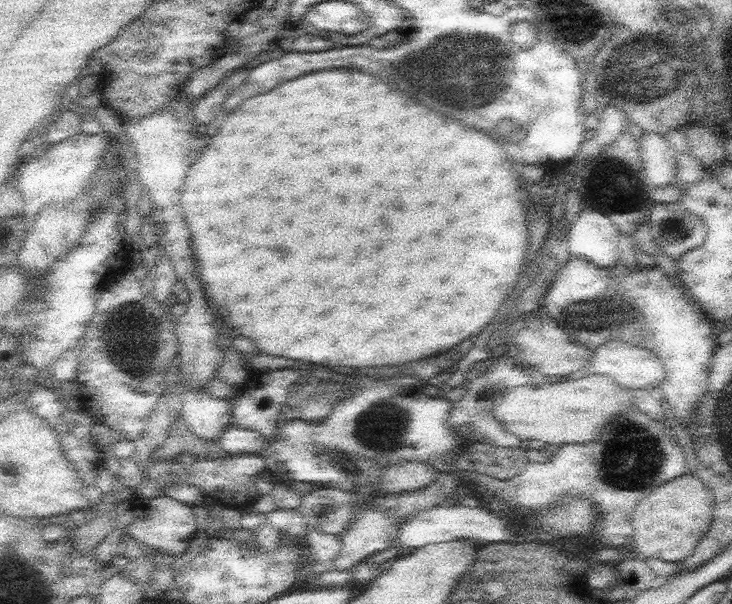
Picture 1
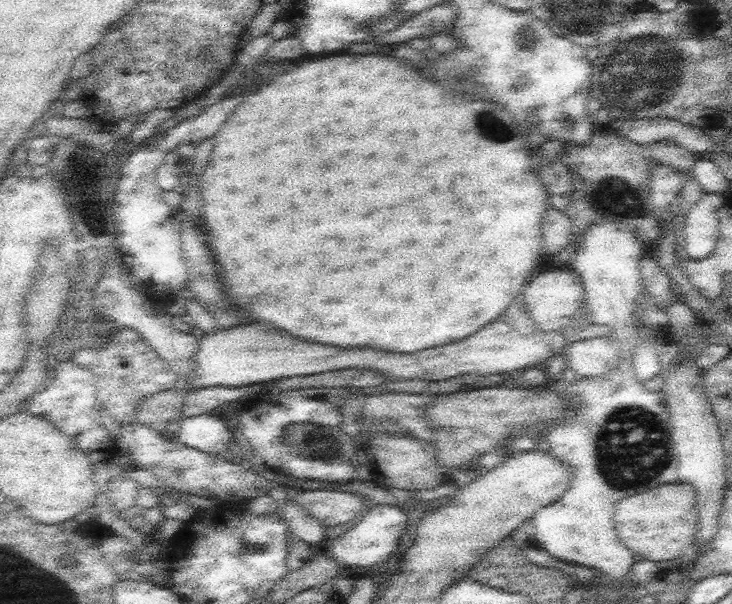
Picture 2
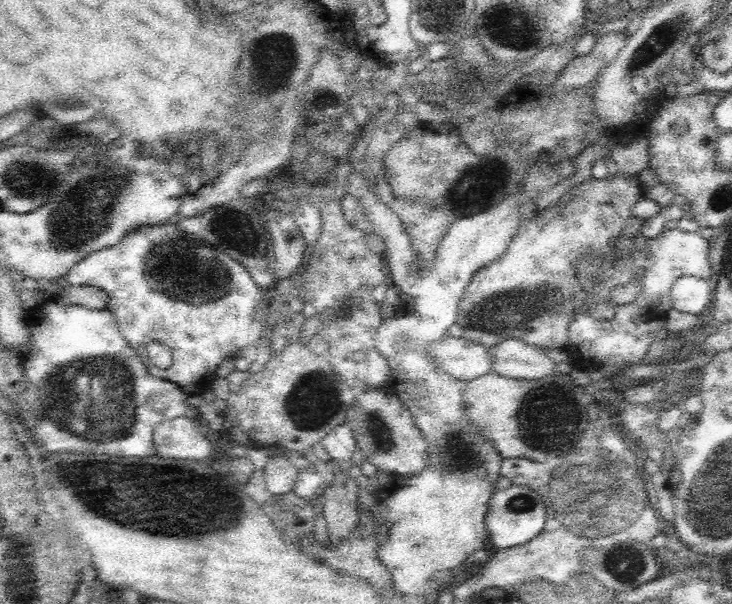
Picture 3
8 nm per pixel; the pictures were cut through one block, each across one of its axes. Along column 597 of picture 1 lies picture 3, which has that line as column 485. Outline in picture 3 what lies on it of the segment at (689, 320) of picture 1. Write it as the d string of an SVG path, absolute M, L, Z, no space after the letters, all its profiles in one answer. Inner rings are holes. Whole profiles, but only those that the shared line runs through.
M616 173L615 175L609 174L602 180L597 178L586 178L582 184L574 186L568 192L564 194L564 198L568 198L568 202L559 200L556 204L541 208L541 212L534 212L534 216L530 220L522 220L518 226L518 232L514 234L512 240L510 240L509 247L506 252L502 253L496 260L489 262L486 266L479 268L477 272L474 272L472 280L468 283L462 298L457 306L457 319L452 327L449 328L448 334L454 337L462 337L464 340L473 341L474 344L485 345L486 348L492 348L495 344L500 344L506 338L517 338L523 340L526 344L532 346L538 346L542 349L557 350L563 349L567 339L567 328L570 321L574 318L576 308L584 304L584 300L588 298L588 294L584 292L581 282L578 281L578 274L574 270L576 262L580 259L580 256L586 256L588 252L594 252L600 257L608 257L606 254L614 255L614 244L616 244L616 238L625 233L625 224L628 218L632 218L631 208L636 200L644 196L644 190L640 186L640 174L634 176L624 176L622 173Z

